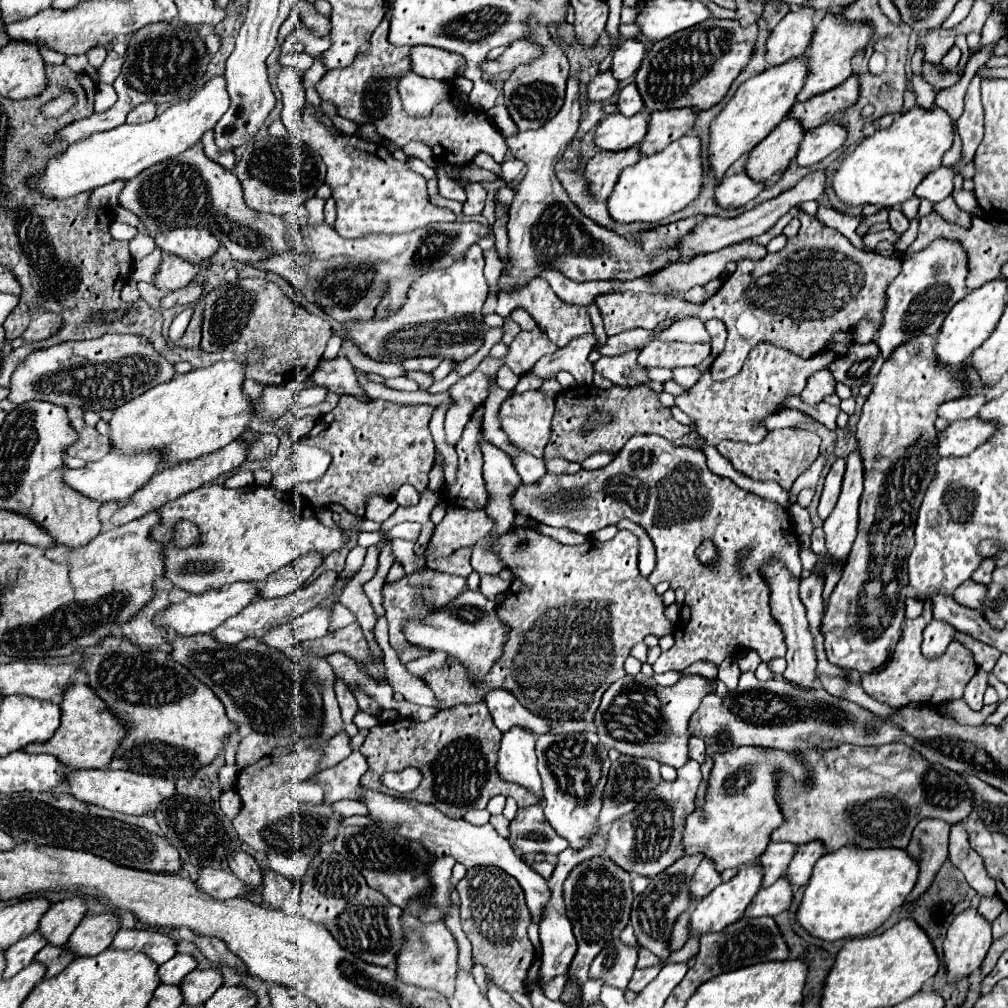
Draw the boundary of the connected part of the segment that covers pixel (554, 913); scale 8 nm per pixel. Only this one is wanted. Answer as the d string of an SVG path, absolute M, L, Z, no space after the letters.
M606 842L602 844L590 843L586 848L576 851L568 847L558 855L557 868L553 871L551 878L549 878L549 888L551 888L551 904L547 906L547 912L543 916L543 924L539 926L539 936L541 936L541 968L539 968L539 984L545 986L549 984L555 976L559 974L567 974L569 964L577 952L577 942L575 936L571 932L571 922L567 920L565 908L563 908L563 883L567 876L581 862L586 858L592 858L599 855L606 848Z

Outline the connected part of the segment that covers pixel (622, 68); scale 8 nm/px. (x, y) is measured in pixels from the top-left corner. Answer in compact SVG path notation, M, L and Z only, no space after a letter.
M635 38L625 40L613 56L611 70L613 70L615 78L619 78L619 80L631 78L639 70L645 54L647 54L647 46L641 40L635 40Z

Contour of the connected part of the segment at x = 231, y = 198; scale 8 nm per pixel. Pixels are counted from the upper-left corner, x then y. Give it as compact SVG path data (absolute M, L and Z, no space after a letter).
M195 144L179 156L143 170L135 180L127 180L119 194L119 204L135 212L153 234L183 226L209 226L229 254L245 264L257 264L269 256L289 252L285 218L251 210L245 204L237 176L209 160L203 152L203 144Z

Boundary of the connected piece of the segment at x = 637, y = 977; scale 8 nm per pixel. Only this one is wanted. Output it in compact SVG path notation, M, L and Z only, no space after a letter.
M663 964L651 966L651 968L643 968L643 970L635 970L635 972L633 972L633 978L631 978L631 984L629 984L627 988L629 988L629 990L635 990L635 992L641 992L641 990L659 974L661 966L663 966Z

